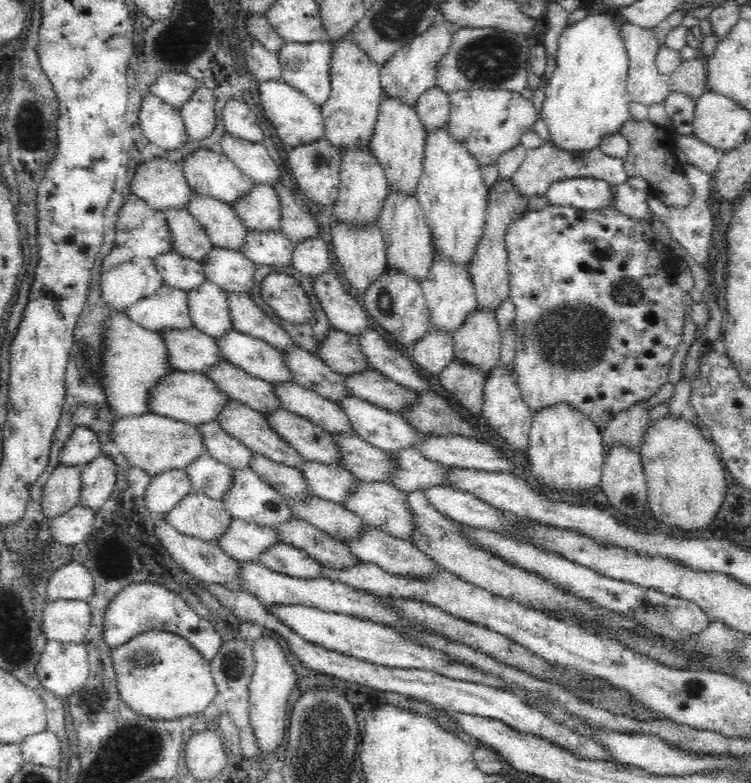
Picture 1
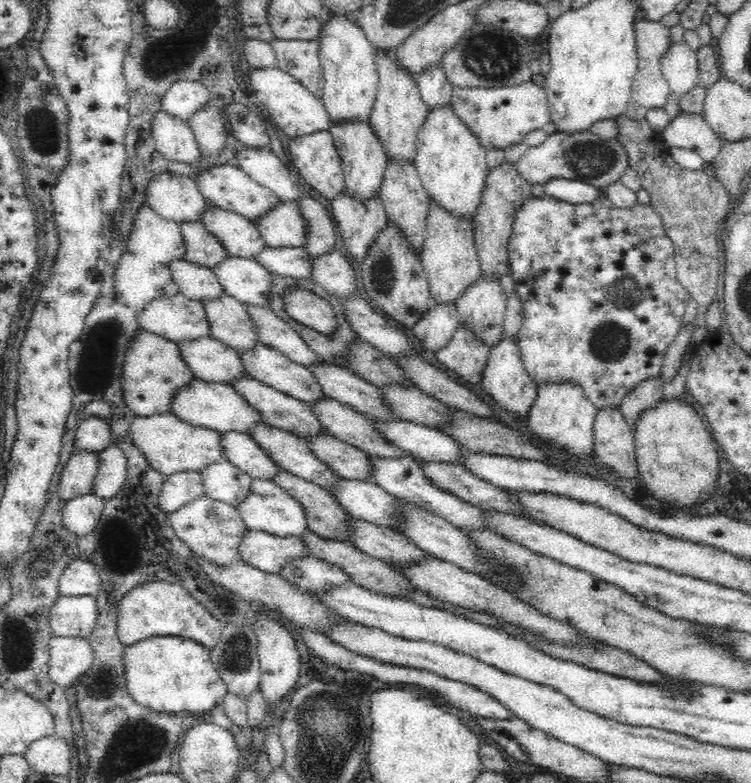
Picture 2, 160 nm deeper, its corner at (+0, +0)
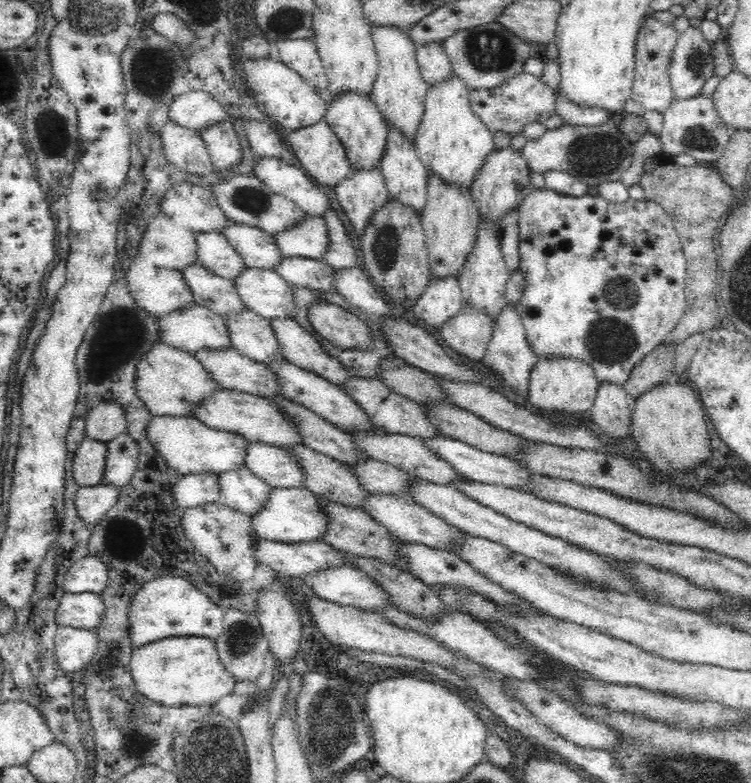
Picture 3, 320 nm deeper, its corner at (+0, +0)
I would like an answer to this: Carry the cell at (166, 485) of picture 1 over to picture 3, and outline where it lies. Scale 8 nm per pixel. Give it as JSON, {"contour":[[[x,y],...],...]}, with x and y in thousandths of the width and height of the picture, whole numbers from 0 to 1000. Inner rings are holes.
{"contour":[[[248,604],[229,621],[229,639],[237,649],[253,649],[292,639],[288,607]]]}

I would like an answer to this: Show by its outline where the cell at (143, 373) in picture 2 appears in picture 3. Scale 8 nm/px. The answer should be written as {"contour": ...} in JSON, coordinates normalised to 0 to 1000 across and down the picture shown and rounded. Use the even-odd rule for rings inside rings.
{"contour":[[[208,433],[208,437],[201,439],[201,443],[184,458],[180,465],[178,474],[178,496],[180,504],[190,520],[201,529],[201,531],[252,531],[252,524],[277,502],[290,498],[290,489],[280,484],[280,479],[270,467],[260,458],[256,451],[244,448],[229,441]]]}

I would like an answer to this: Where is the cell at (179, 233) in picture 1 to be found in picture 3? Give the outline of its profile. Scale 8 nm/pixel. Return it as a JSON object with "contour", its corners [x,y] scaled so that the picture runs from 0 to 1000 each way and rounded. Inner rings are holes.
{"contour":[[[293,295],[260,296],[262,335],[296,355],[310,358],[326,340]]]}

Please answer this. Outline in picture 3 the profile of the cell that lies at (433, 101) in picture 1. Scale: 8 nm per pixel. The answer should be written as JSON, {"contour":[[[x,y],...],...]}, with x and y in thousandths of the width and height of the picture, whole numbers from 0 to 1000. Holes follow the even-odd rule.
{"contour":[[[578,54],[578,56],[559,59],[554,64],[553,73],[562,96],[562,102],[565,102],[567,110],[571,112],[606,100],[589,56],[581,56]]]}

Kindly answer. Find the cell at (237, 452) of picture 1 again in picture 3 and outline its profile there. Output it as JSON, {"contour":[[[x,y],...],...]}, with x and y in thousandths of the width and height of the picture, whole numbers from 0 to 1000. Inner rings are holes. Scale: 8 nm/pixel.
{"contour":[[[330,563],[324,594],[360,622],[405,622],[401,600],[381,571]]]}

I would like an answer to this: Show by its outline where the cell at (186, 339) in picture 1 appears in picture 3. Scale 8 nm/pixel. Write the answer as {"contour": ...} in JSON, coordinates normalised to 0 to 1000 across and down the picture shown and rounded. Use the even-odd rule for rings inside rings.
{"contour":[[[268,444],[257,450],[290,494],[340,504],[372,502],[364,478],[341,462],[306,444]]]}

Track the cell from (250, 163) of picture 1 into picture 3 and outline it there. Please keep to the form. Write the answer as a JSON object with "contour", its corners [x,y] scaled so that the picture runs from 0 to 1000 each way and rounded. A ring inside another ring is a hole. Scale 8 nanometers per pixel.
{"contour":[[[348,199],[341,202],[341,207],[336,209],[336,220],[349,235],[360,240],[362,245],[373,248],[395,261],[403,271],[418,272],[418,275],[429,273],[429,269],[438,263],[437,249],[426,243],[415,234],[413,226],[402,218],[402,215],[394,215],[389,209],[381,209],[374,199]]]}

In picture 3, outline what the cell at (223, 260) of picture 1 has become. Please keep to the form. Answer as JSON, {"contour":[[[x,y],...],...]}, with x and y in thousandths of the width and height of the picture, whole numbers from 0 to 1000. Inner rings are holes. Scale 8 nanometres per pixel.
{"contour":[[[322,341],[310,355],[324,391],[360,409],[386,405],[390,395],[387,364],[364,342]]]}

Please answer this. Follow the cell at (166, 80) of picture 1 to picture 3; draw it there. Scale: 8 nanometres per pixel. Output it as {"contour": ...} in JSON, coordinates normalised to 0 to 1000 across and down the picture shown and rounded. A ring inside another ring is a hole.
{"contour":[[[250,114],[237,119],[224,135],[224,152],[264,169],[306,147],[304,138],[294,135],[282,119],[270,115]]]}

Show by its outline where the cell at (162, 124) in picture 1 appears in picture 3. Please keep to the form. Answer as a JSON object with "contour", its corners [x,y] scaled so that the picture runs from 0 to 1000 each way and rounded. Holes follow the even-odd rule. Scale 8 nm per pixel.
{"contour":[[[224,153],[213,163],[213,180],[221,204],[244,220],[265,225],[285,220],[286,215],[264,167]]]}

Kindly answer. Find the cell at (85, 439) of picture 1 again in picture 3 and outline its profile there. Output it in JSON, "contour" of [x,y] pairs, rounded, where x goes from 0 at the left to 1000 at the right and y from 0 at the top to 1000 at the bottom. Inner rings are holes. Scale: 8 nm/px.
{"contour":[[[136,513],[113,529],[113,559],[142,566],[165,549],[166,530],[156,513]]]}

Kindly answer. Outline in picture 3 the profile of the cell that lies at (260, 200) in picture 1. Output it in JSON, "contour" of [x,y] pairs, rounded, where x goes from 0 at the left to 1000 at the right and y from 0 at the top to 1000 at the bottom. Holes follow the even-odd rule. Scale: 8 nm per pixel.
{"contour":[[[406,271],[393,285],[373,292],[365,299],[373,326],[407,327],[426,331],[437,314],[437,298],[430,278]]]}

